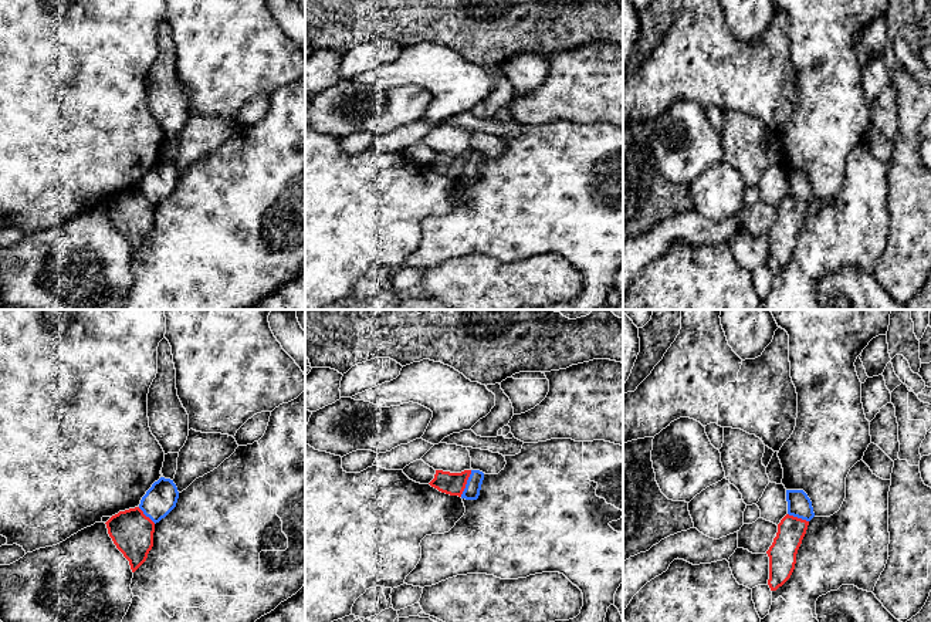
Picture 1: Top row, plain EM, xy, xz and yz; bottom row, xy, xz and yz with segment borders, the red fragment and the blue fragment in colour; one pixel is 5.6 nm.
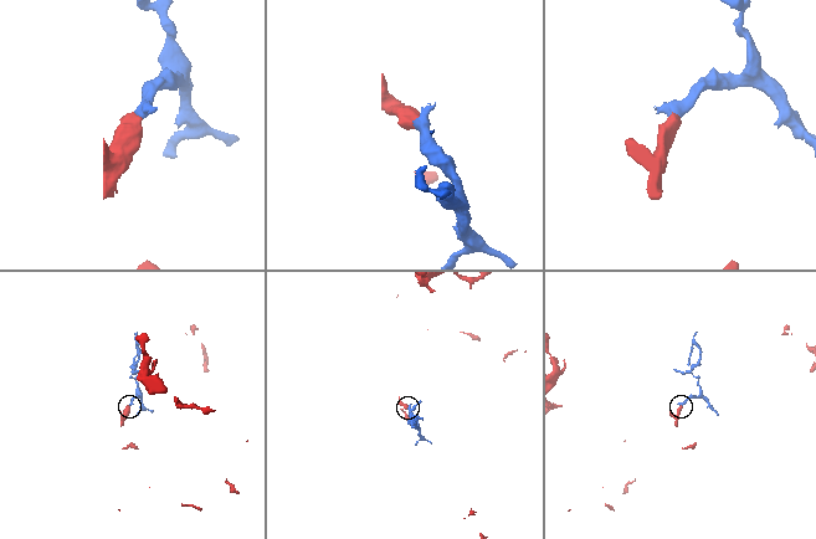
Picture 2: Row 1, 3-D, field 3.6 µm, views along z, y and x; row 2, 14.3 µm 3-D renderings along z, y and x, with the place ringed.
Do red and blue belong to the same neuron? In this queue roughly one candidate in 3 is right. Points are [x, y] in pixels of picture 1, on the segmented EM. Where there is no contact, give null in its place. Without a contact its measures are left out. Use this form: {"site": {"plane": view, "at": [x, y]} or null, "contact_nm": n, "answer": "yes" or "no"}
{"site": {"plane": "xz", "at": [466, 483]}, "contact_nm": 170, "answer": "no"}

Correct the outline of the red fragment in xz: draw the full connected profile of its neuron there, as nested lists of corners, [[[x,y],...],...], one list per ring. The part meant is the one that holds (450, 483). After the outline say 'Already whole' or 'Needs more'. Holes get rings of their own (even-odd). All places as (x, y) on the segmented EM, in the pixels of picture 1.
[[[436,470],[434,479],[429,484],[441,493],[461,497],[470,474],[471,470],[461,473]]]. Already whole

